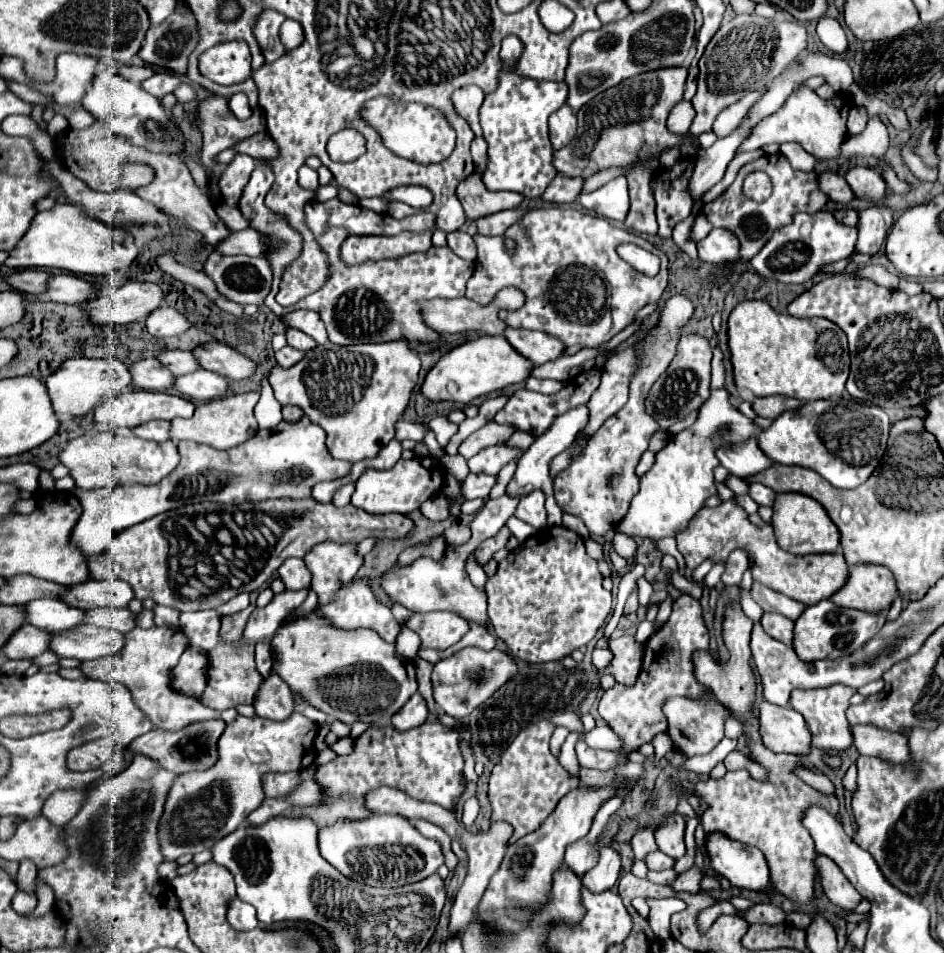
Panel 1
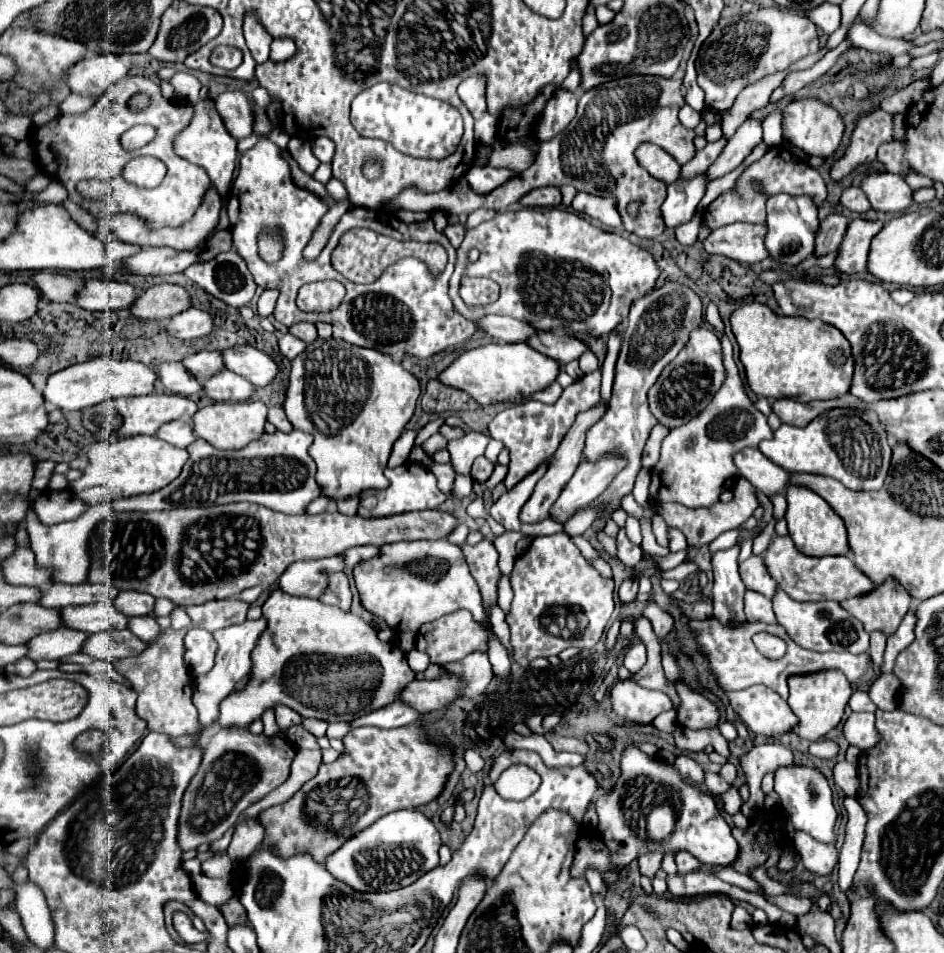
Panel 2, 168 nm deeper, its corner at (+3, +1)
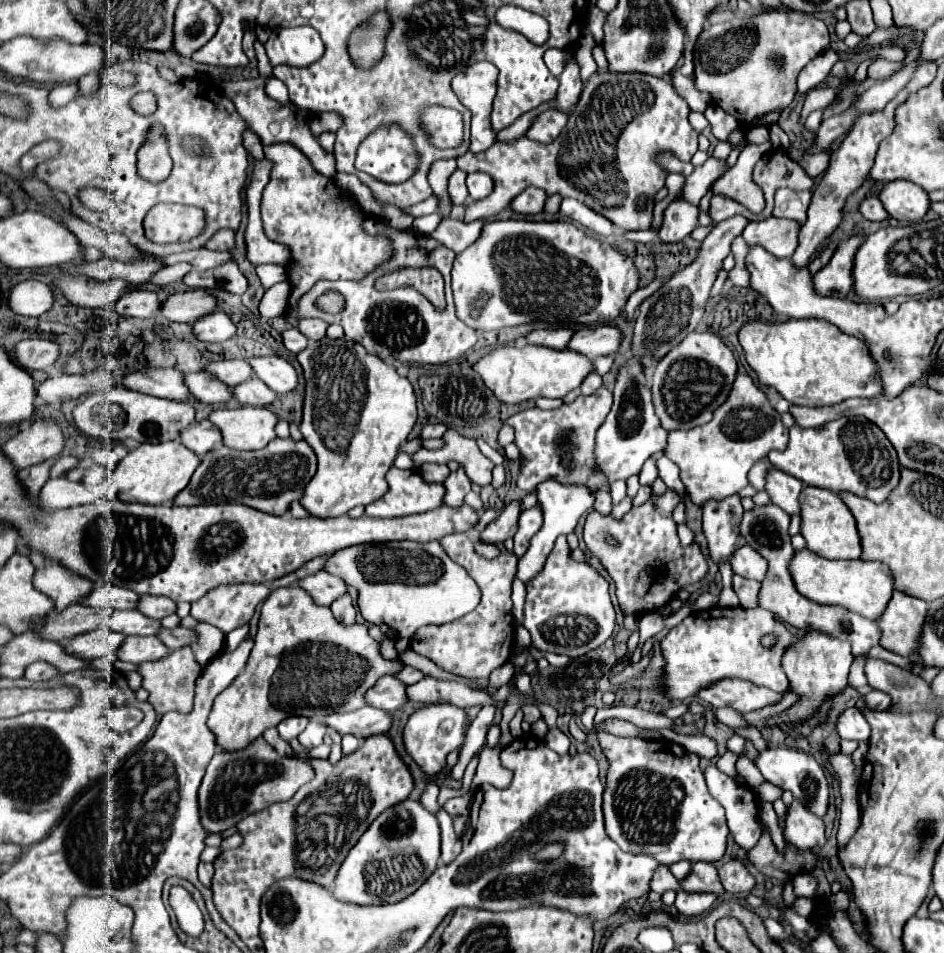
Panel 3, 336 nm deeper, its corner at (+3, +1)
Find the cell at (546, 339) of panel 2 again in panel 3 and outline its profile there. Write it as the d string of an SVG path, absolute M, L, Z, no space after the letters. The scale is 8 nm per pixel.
M608 325L578 329L572 335L572 339L568 341L568 349L576 351L588 359L612 355L612 353L616 353L618 345L620 345L620 331L616 327L608 327Z

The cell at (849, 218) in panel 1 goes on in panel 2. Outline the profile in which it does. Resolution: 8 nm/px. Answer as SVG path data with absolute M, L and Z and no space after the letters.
M836 213L828 215L820 223L814 255L822 257L822 255L828 255L828 253L836 253L838 247L840 247L840 243L842 243L842 237L846 233L846 227L848 227L848 219L846 217L836 215Z

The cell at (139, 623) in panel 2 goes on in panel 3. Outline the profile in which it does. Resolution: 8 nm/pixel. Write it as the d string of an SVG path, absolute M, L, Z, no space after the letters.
M160 627L158 633L156 633L156 637L168 649L178 649L178 647L188 645L194 639L194 633L192 633L192 629L184 629L184 627L176 627L176 629L164 629L164 627Z

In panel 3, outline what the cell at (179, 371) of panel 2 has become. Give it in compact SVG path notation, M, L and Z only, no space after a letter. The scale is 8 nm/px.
M206 371L184 373L184 385L188 387L192 397L204 403L224 403L232 397L230 387L220 383L216 377L208 375Z

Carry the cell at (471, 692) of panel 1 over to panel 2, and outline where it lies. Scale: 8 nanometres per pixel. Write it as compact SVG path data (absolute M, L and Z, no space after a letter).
M456 675L432 679L432 681L412 681L402 689L402 703L414 707L416 711L442 709L460 697L462 681Z

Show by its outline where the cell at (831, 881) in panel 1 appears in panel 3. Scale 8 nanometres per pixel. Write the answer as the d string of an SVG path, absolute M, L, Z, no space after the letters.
M798 801L792 803L788 815L786 815L786 831L784 835L802 851L812 851L812 847L824 847L824 823L820 817L814 817L812 813L806 813Z

